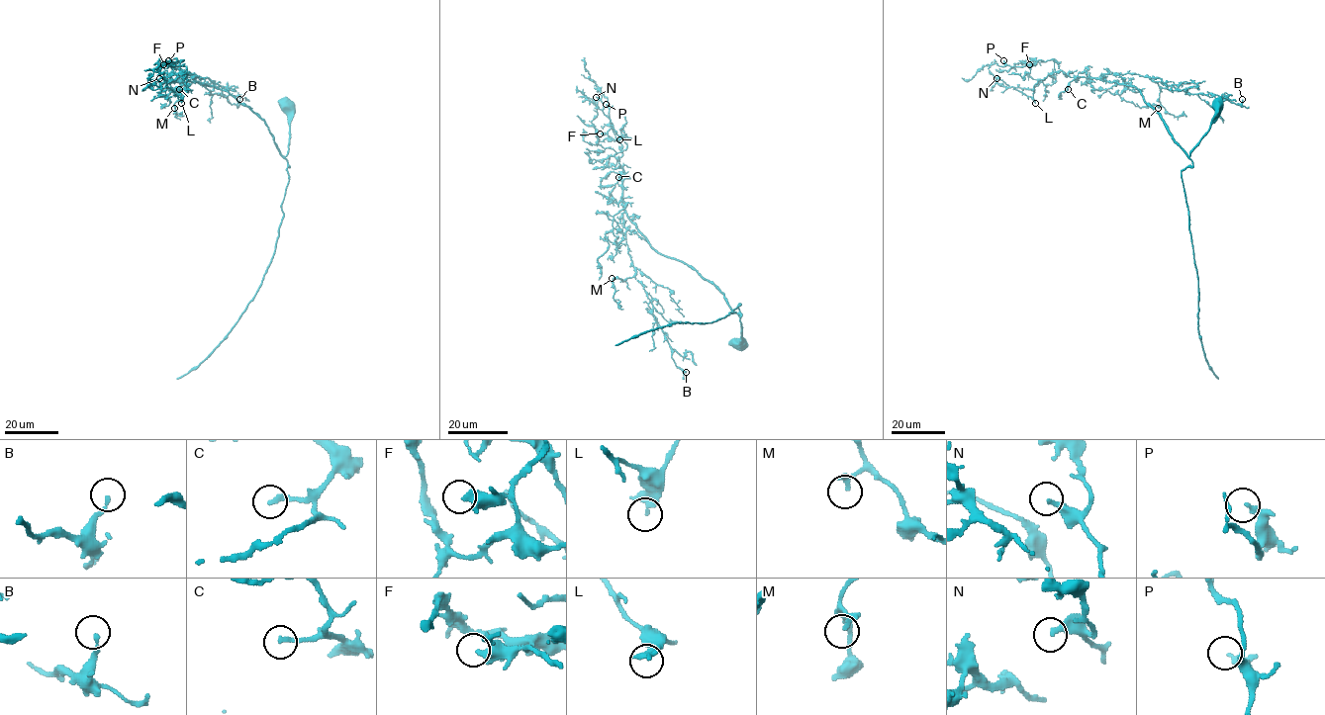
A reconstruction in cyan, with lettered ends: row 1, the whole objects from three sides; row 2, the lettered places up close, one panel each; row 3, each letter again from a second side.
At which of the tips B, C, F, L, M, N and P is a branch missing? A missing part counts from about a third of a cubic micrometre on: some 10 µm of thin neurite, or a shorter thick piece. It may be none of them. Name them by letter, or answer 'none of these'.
C

